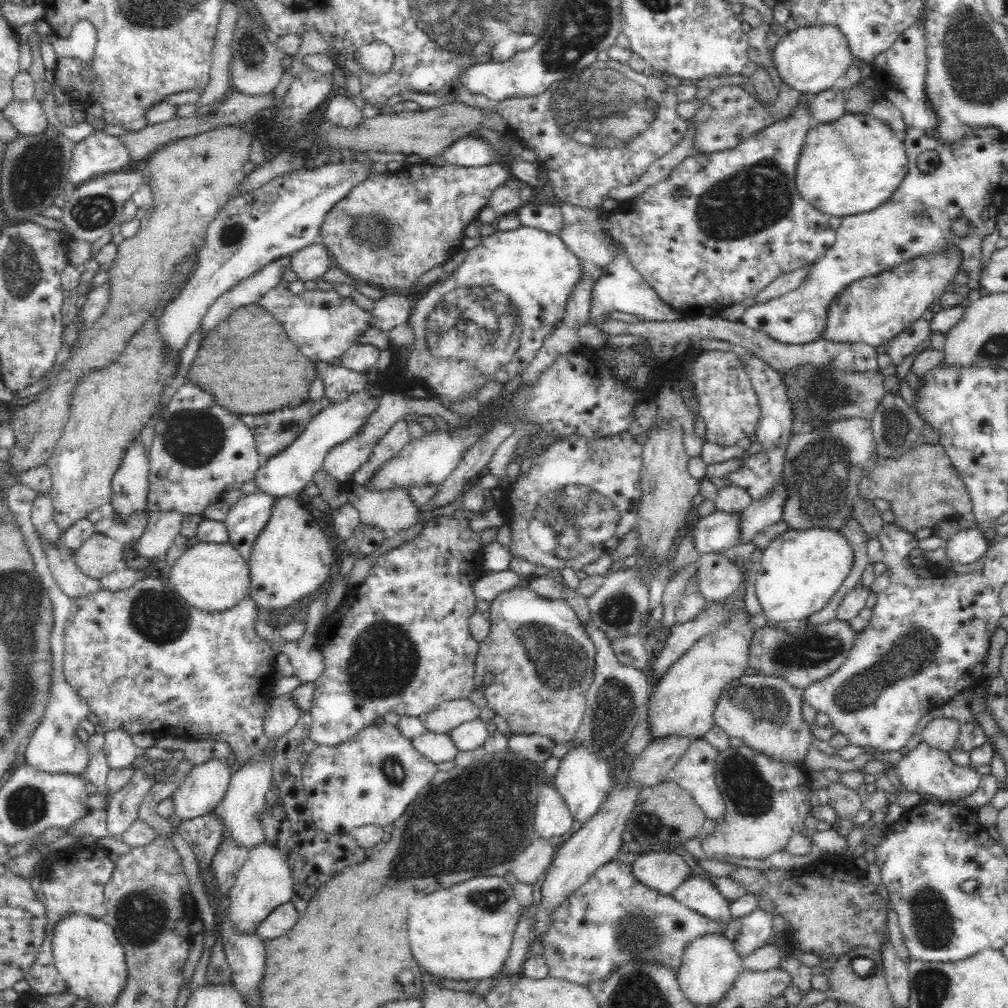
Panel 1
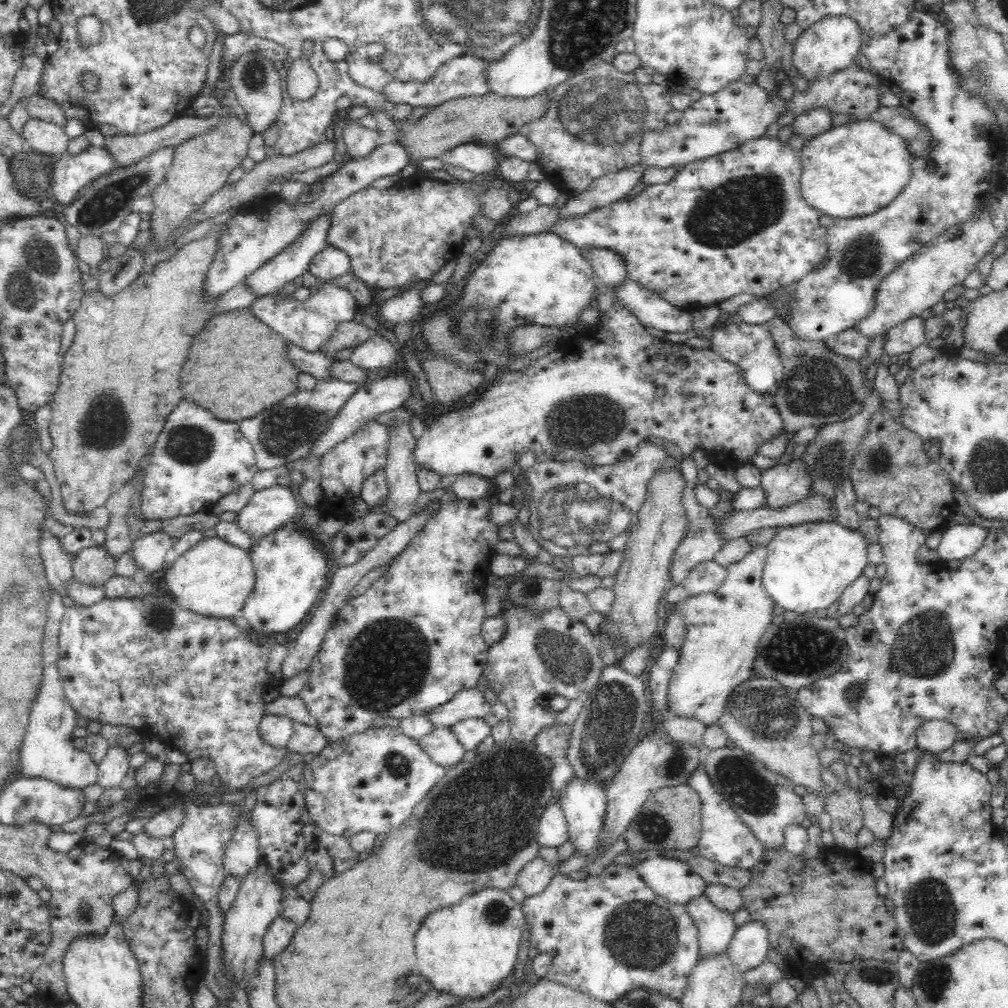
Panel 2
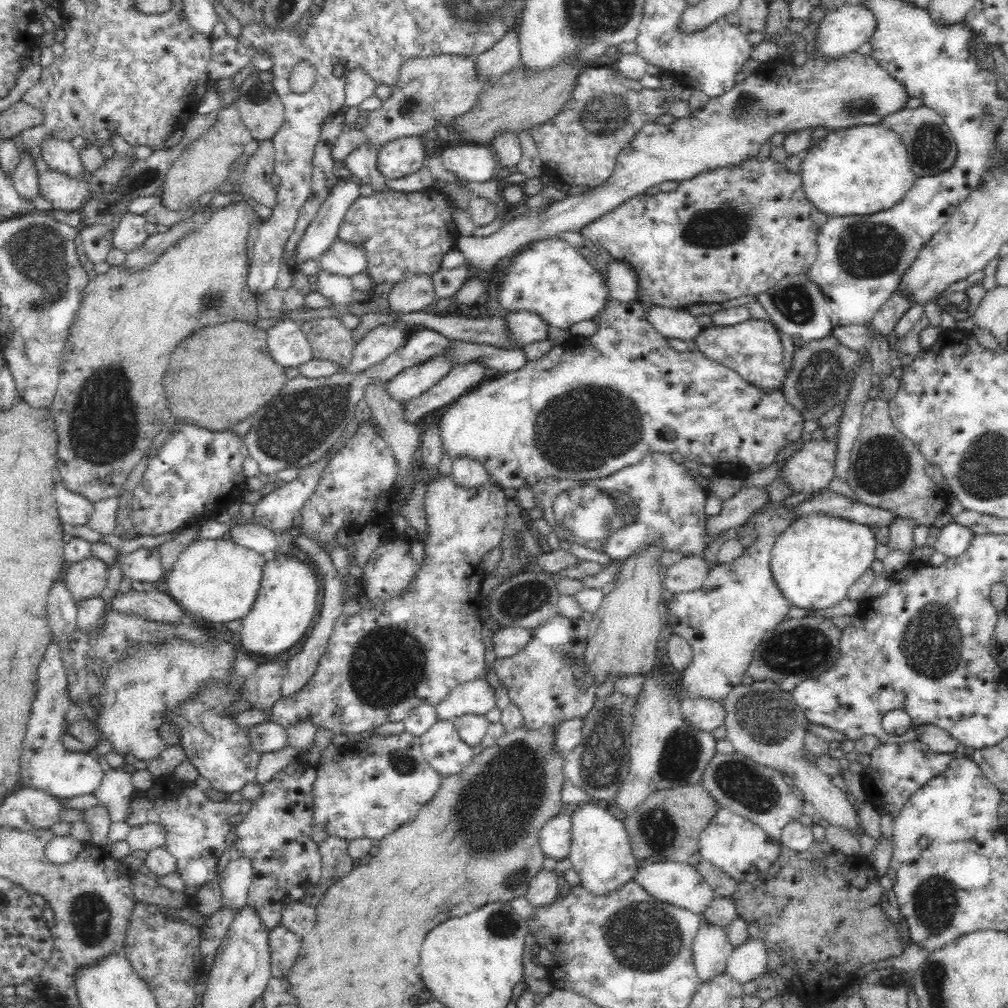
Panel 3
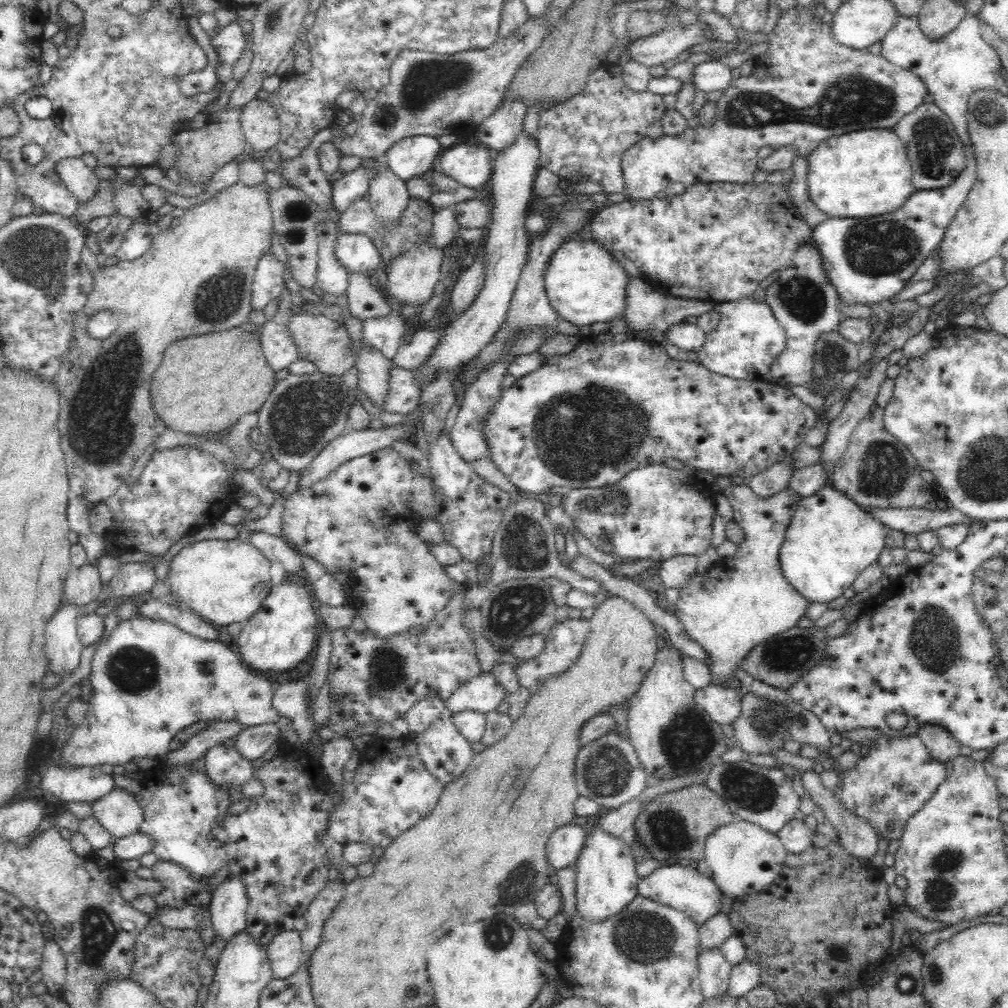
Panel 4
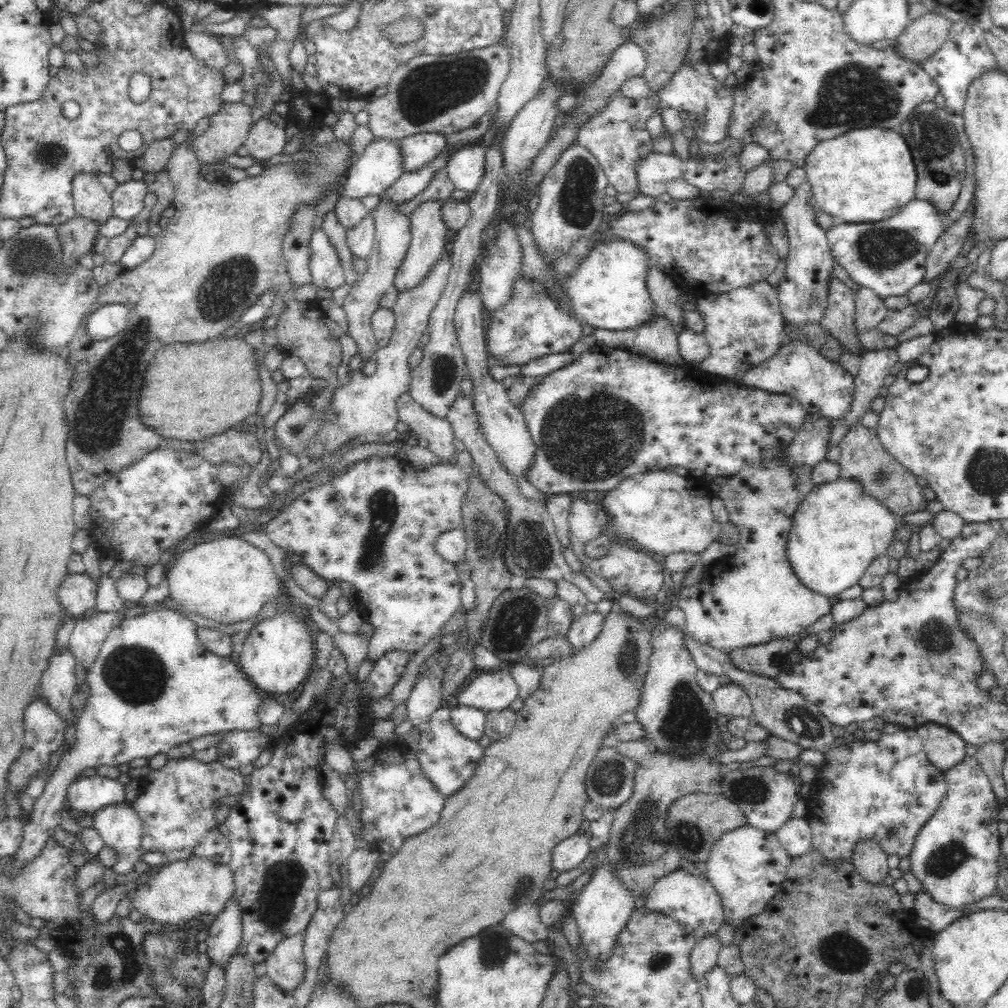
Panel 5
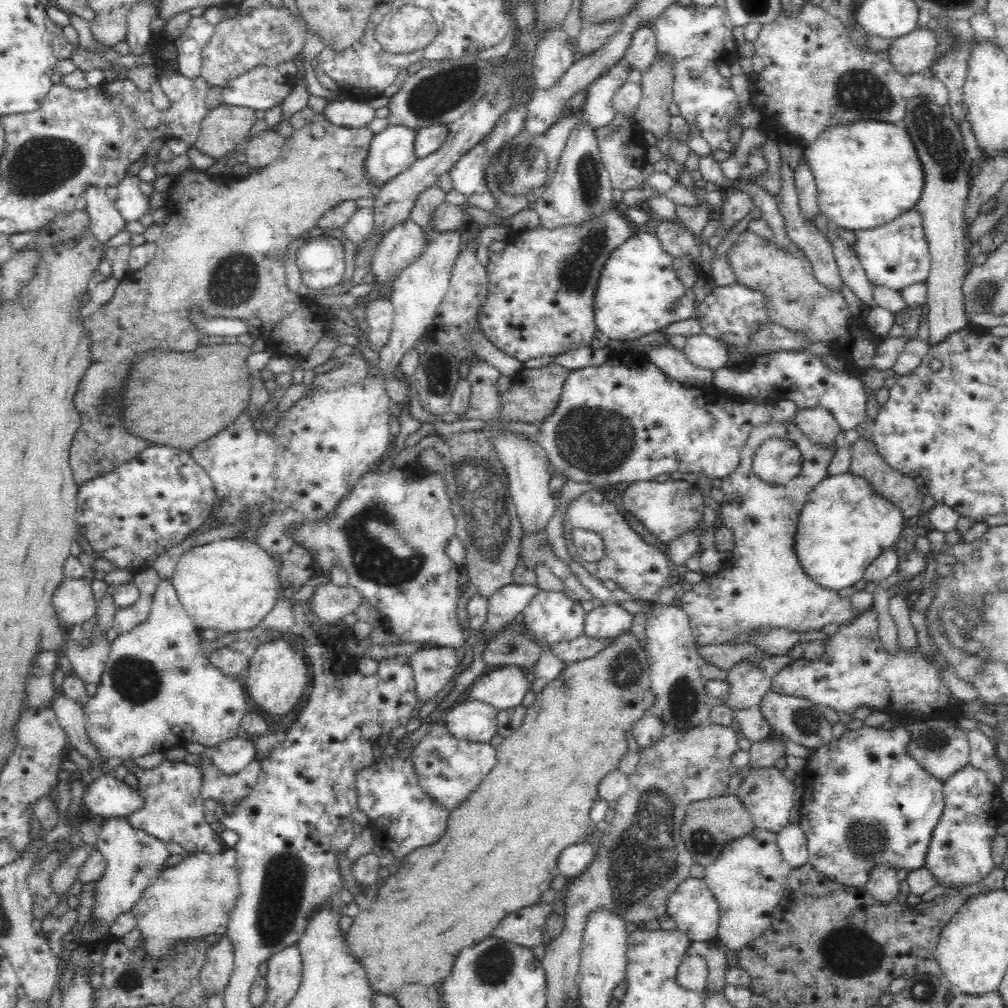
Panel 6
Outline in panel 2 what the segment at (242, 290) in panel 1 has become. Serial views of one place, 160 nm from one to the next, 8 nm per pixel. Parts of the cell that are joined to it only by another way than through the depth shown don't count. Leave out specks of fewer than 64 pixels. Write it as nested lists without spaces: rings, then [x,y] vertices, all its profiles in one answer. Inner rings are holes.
[[[332,211],[325,212],[325,215],[315,218],[290,246],[287,246],[280,254],[271,258],[266,264],[263,264],[245,278],[244,284],[256,297],[270,295],[282,289],[288,282],[292,282],[296,276],[302,276],[306,272],[314,254],[318,254],[324,246],[328,245],[326,232],[328,232],[328,226],[330,226],[330,214],[332,214]]]

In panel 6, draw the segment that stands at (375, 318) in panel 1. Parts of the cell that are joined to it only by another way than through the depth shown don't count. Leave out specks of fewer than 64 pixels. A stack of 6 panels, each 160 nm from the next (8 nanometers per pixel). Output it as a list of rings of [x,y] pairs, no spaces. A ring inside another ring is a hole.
[[[437,184],[428,187],[423,193],[419,194],[416,204],[409,214],[409,219],[414,221],[418,227],[422,227],[426,245],[431,243],[439,234],[433,228],[431,220],[438,206],[444,204],[445,196],[446,193]]]

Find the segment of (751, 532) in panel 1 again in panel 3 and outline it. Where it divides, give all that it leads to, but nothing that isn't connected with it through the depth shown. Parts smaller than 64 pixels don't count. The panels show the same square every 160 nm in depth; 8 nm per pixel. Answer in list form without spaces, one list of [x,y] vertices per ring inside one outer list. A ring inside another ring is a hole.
[[[836,438],[830,441],[824,439],[803,443],[790,457],[784,461],[778,479],[790,485],[794,494],[814,494],[826,489],[834,474],[834,458],[836,458]]]

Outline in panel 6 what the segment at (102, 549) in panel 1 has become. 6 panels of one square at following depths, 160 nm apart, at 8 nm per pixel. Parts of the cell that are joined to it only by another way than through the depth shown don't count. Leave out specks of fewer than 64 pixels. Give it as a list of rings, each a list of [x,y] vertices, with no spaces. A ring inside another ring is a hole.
[[[64,578],[53,594],[52,606],[59,620],[68,625],[88,625],[96,614],[97,600],[86,578]]]

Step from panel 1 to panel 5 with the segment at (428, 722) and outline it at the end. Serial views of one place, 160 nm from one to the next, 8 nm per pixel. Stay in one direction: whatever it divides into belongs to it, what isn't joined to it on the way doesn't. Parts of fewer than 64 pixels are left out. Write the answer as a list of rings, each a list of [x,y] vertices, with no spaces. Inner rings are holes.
[[[499,670],[496,672],[485,671],[476,676],[462,692],[456,694],[455,705],[471,706],[483,711],[501,711],[510,706],[518,698],[518,687],[513,676],[508,671]]]

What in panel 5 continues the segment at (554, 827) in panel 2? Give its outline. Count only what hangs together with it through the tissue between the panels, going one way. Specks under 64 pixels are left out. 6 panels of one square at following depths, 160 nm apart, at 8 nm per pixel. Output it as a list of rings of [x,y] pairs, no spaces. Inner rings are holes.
[[[576,832],[558,842],[551,852],[552,868],[561,873],[576,868],[591,851],[589,841],[590,838]]]

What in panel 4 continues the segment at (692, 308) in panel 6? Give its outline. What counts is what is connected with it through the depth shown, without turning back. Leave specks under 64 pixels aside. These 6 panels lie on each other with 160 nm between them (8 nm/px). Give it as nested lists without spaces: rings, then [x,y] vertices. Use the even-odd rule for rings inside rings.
[[[592,239],[568,240],[554,248],[546,263],[544,289],[557,320],[580,326],[609,322],[610,318],[624,315],[624,288],[628,284],[628,273],[612,259],[604,245]]]

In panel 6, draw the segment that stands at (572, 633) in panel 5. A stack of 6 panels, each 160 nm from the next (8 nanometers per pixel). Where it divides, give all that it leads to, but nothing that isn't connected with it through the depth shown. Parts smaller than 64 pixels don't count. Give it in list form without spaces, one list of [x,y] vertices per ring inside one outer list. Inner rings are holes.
[[[618,602],[604,604],[586,613],[582,635],[595,640],[610,639],[630,628],[633,614]]]

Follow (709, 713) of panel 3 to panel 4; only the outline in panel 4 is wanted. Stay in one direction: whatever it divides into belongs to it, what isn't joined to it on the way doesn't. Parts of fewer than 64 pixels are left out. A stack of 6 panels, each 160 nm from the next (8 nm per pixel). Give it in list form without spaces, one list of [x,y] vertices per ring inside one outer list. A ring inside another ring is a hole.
[[[710,684],[704,688],[696,688],[692,699],[700,705],[712,721],[720,726],[731,724],[740,714],[740,691],[728,686]]]

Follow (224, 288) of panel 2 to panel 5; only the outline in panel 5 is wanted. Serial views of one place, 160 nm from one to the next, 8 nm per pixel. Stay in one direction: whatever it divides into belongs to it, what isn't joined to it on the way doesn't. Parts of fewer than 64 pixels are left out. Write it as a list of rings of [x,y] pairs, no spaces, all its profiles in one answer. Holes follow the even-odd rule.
[[[420,133],[398,140],[402,151],[402,171],[404,174],[418,172],[446,148],[443,134]]]

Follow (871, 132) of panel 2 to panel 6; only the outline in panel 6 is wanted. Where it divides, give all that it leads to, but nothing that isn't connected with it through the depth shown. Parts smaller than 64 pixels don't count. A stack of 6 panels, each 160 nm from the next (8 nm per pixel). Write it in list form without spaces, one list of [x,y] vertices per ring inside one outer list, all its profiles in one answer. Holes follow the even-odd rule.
[[[849,122],[826,129],[802,149],[817,186],[817,205],[832,225],[851,231],[876,228],[914,207],[922,194],[923,167],[902,125]]]

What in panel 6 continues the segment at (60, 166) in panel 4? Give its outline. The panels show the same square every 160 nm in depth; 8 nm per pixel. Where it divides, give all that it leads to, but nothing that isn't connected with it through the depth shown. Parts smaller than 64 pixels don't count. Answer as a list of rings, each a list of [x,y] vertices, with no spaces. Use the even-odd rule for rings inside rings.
[[[89,186],[84,190],[81,202],[80,206],[89,218],[89,229],[101,244],[122,230],[125,220],[115,201],[106,194],[106,187]]]

